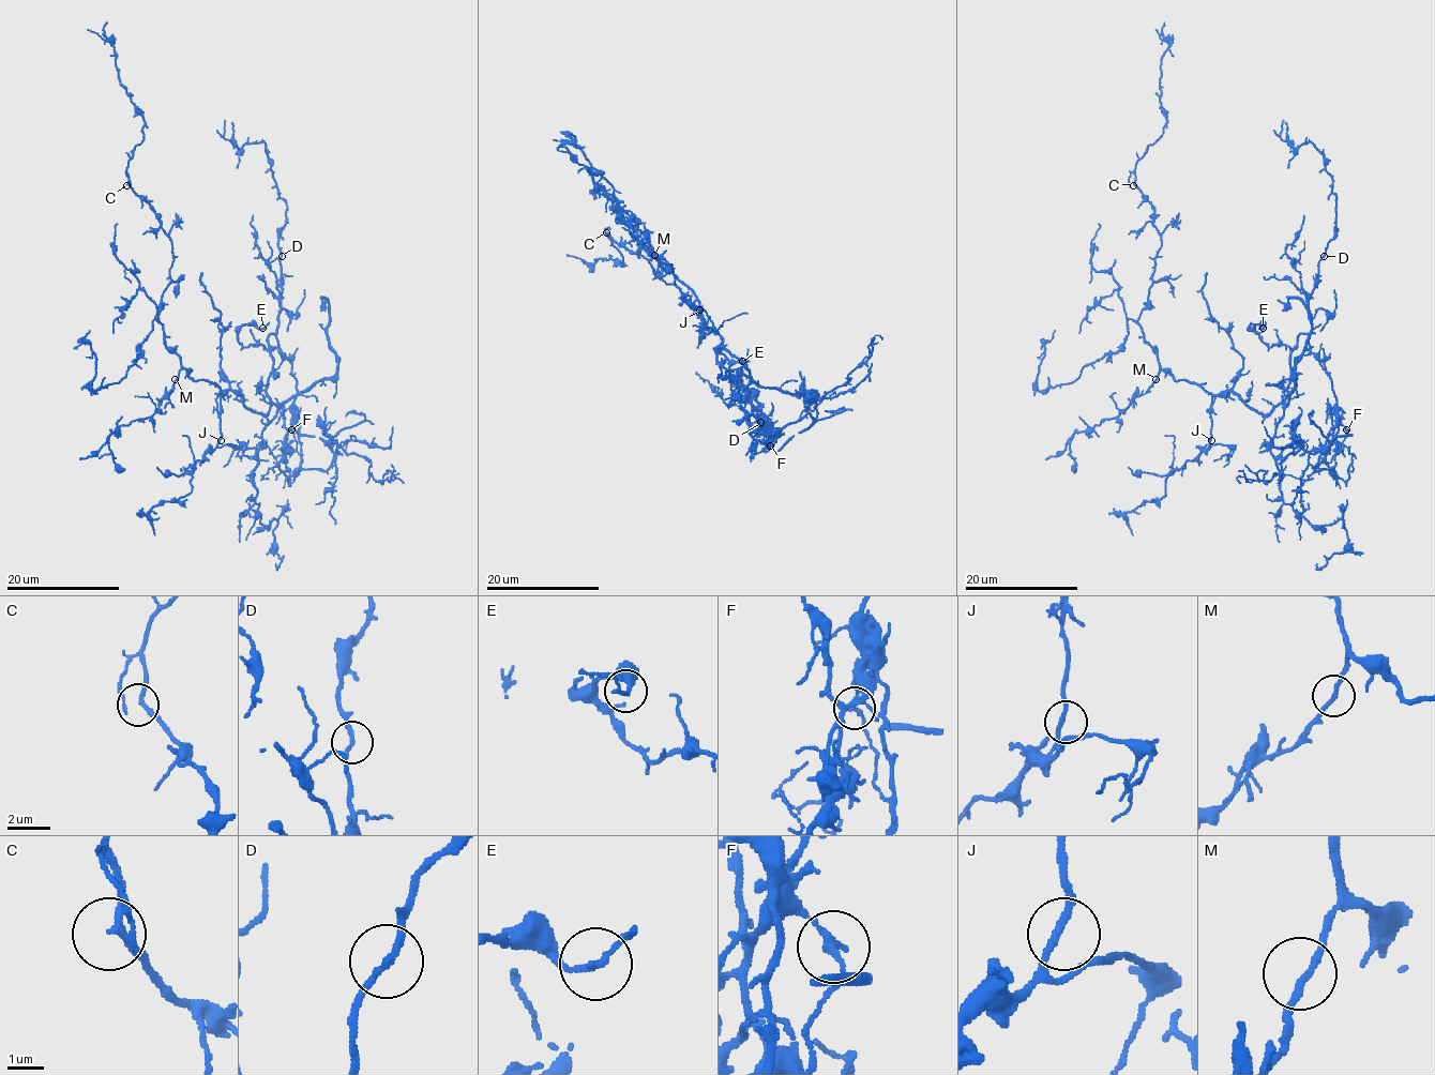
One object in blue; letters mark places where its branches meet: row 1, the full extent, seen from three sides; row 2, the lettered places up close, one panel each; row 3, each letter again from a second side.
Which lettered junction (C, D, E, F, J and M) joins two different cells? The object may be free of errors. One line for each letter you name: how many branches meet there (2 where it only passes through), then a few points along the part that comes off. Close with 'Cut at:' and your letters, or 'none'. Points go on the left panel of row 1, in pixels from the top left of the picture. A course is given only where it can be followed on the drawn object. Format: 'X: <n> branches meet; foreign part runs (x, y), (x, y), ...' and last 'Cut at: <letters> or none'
F: 2 branches meet; foreign part runs (291, 430), (302, 468), (330, 468), (341, 448), (365, 457), (375, 480), (389, 481), (393, 475), (403, 483)
Cut at: F

